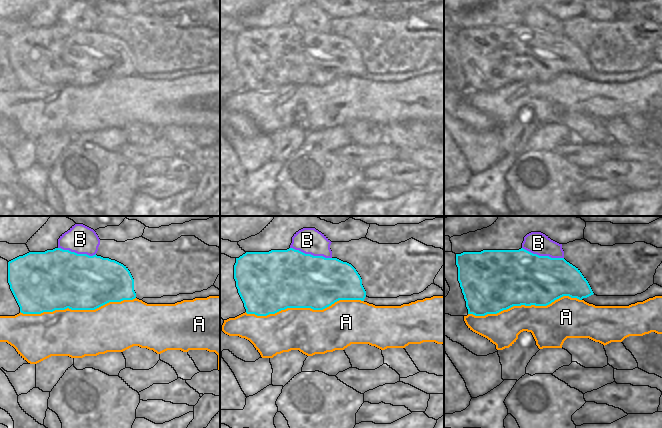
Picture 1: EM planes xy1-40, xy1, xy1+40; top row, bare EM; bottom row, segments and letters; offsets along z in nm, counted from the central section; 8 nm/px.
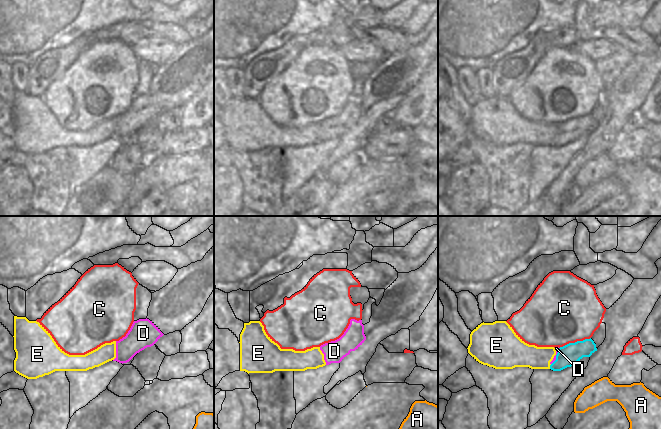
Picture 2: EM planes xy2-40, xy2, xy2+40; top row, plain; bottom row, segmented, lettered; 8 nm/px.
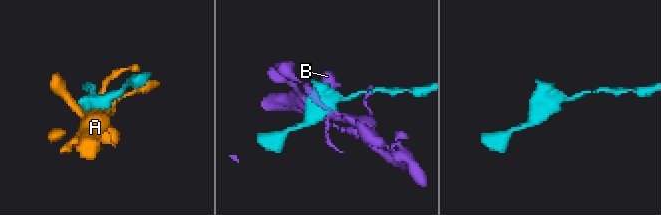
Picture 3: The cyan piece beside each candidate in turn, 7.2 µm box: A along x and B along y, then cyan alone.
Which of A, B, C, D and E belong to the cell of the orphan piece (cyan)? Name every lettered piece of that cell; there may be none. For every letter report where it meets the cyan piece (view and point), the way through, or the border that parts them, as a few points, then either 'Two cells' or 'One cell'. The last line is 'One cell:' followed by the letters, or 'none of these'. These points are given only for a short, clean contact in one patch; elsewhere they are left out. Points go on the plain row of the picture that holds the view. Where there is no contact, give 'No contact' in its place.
A: Touches cyan at xy1 (304, 83). Two cells
B: Touches cyan at xy1 (310, 30). Two cells
C: Touches cyan at xy2+40 (575, 118). Two cells
D: Touches cyan at xy2+40 (556, 132). Path across: xy2+40 (568, 131), (556, 132), (556, 124). One cell
E: Touches cyan at xy2+40 (550, 142). Two cells
One cell: D

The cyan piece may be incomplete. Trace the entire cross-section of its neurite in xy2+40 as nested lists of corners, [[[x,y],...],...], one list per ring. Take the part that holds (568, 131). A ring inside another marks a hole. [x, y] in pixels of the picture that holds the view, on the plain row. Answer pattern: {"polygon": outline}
{"polygon": [[[590,115],[569,119],[563,123],[555,123],[556,131],[550,138],[550,145],[561,147],[578,139],[583,133],[590,133],[597,127],[596,120]]]}

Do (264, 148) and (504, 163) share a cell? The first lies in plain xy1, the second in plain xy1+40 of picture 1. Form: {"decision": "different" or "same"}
{"decision": "different"}

